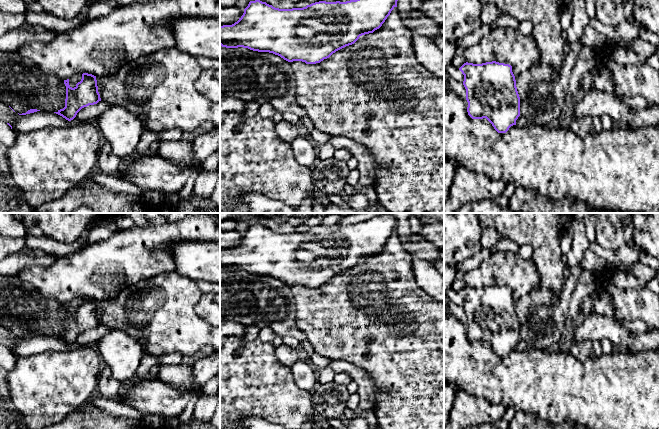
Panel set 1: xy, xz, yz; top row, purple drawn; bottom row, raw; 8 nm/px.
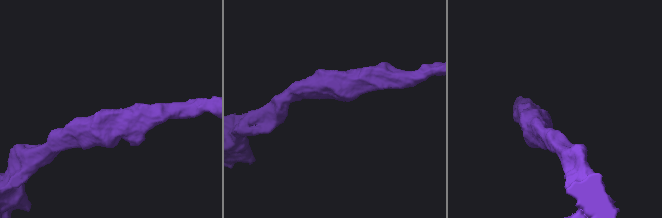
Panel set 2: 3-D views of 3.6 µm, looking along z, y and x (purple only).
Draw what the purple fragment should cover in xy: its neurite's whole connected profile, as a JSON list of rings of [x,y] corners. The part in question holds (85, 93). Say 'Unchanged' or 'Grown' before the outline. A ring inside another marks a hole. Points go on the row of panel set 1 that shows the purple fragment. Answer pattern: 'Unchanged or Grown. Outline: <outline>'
Unchanged. Outline: [[[83,73],[81,81],[74,88],[69,85],[69,79],[64,80],[64,84],[66,86],[65,107],[54,113],[68,121],[73,120],[82,108],[101,101],[96,76],[92,74]]]

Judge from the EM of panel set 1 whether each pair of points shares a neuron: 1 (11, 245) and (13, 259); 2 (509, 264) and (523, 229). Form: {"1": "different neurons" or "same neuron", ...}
{"1": "different neurons", "2": "different neurons"}

